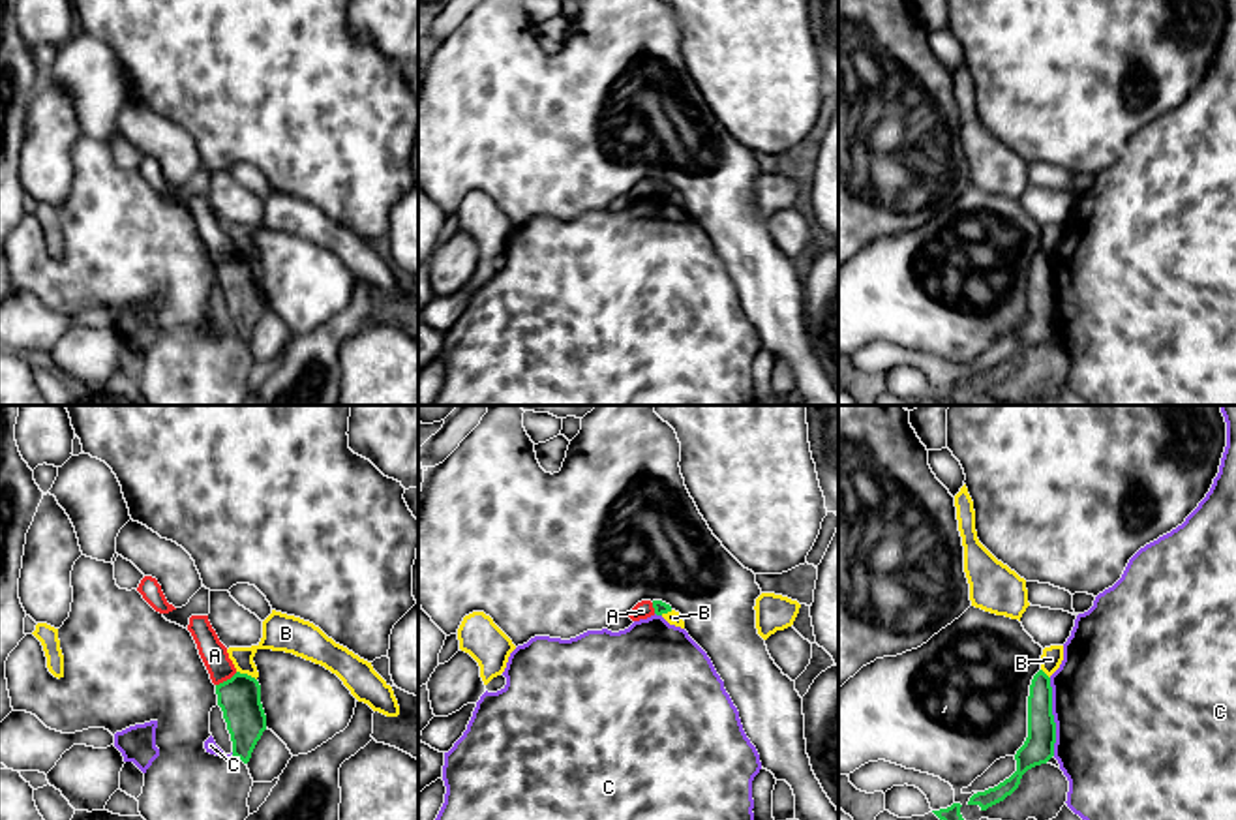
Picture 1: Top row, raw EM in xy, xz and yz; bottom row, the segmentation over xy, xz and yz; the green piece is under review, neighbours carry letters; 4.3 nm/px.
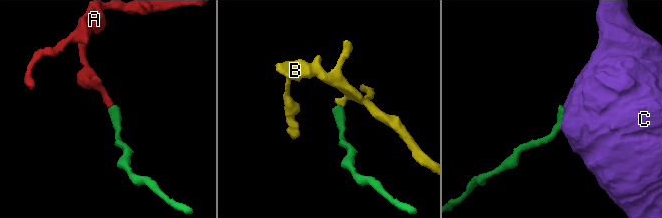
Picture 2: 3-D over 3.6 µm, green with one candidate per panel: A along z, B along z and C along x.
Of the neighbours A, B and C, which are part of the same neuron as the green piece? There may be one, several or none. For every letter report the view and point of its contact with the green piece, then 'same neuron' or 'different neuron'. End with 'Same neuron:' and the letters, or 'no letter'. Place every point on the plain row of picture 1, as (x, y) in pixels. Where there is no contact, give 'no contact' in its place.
A: contact xy (227, 259); different neuron
B: contact xy (246, 254); different neuron
C: contact yz (1053, 297); different neuron
Same neuron: no letter

